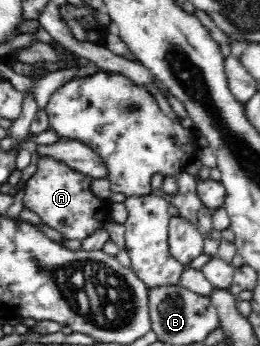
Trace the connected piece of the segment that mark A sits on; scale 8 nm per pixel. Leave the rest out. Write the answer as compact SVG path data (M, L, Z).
M42 156L37 161L35 173L25 185L22 204L24 208L34 211L41 223L61 233L63 239L82 241L101 228L104 211L108 207L94 196L91 183L92 178L88 174L77 172L52 156Z

